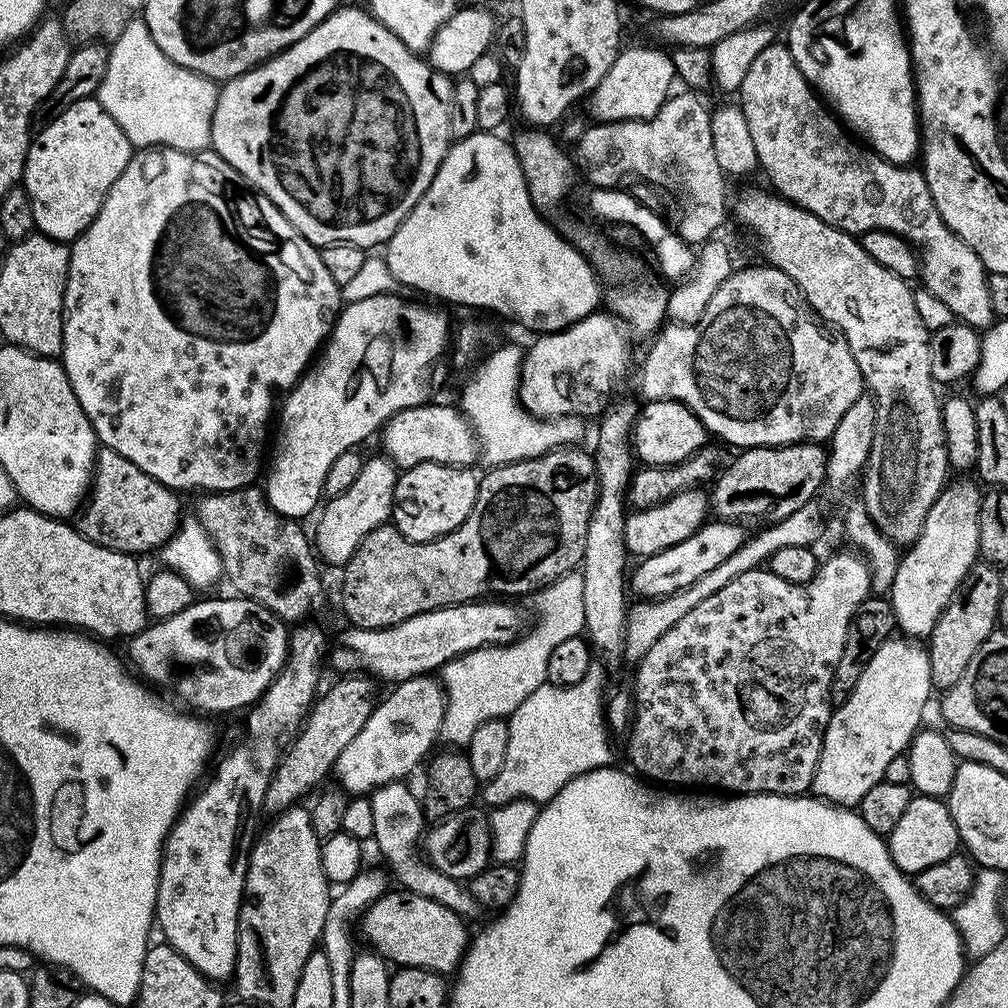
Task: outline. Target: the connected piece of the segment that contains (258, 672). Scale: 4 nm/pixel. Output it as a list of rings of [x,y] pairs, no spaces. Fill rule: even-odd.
[[[239,594],[231,595],[225,600],[193,599],[192,604],[182,610],[182,614],[149,623],[137,636],[131,637],[127,641],[126,660],[134,669],[135,675],[157,689],[169,688],[181,700],[179,703],[185,709],[196,714],[232,712],[235,708],[247,709],[255,705],[284,667],[288,659],[290,636],[282,621],[270,610],[266,610],[266,606],[245,600]]]

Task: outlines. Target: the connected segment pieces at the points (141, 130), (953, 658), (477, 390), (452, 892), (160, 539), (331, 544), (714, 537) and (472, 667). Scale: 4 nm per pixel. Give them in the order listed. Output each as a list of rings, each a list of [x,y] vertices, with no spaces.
[[[137,18],[118,34],[116,40],[111,41],[106,66],[106,78],[102,78],[98,99],[101,106],[122,126],[126,138],[133,146],[151,148],[163,146],[177,148],[183,152],[203,152],[212,142],[212,115],[216,109],[218,88],[213,81],[207,80],[197,72],[186,70],[178,66],[162,50],[158,50],[158,42],[150,38],[150,30],[143,18]]]
[[[983,562],[973,564],[966,578],[946,602],[946,610],[934,622],[934,630],[926,637],[926,647],[930,658],[930,674],[933,685],[937,689],[943,690],[954,686],[958,678],[966,671],[966,666],[970,666],[970,658],[978,654],[978,646],[988,640],[991,632],[997,631],[998,617],[1000,614],[1000,585],[999,567]]]
[[[504,344],[501,348],[496,348],[484,361],[479,361],[480,366],[472,376],[472,381],[464,388],[464,393],[460,396],[458,407],[468,420],[468,425],[472,428],[472,433],[476,436],[479,455],[485,460],[485,465],[495,466],[497,464],[511,464],[513,460],[529,460],[538,458],[546,454],[552,448],[562,448],[572,446],[577,443],[580,436],[579,416],[563,416],[557,420],[539,420],[537,416],[532,416],[520,405],[520,371],[524,365],[525,349],[519,348],[516,344]]]
[[[404,782],[384,784],[381,788],[375,788],[368,796],[370,811],[374,813],[372,835],[374,845],[376,844],[377,850],[384,855],[385,862],[392,867],[391,875],[396,875],[396,880],[400,883],[397,885],[401,889],[418,894],[422,898],[430,898],[438,902],[438,906],[446,906],[446,910],[454,910],[454,914],[458,914],[461,918],[469,918],[468,916],[478,912],[478,905],[475,898],[468,893],[467,887],[461,881],[433,868],[418,851],[418,841],[426,832],[424,808],[420,805],[420,796],[412,793],[406,785],[407,783]]]
[[[101,447],[96,453],[90,499],[79,509],[74,527],[90,542],[111,548],[113,552],[155,553],[164,547],[182,523],[179,498],[173,489],[138,470],[138,466],[122,458],[122,454]]]
[[[365,459],[362,474],[358,474],[354,486],[350,486],[350,490],[346,494],[328,500],[323,505],[324,513],[322,513],[322,508],[319,513],[320,521],[316,524],[316,536],[314,532],[314,548],[325,565],[327,565],[326,563],[337,564],[337,566],[347,564],[349,558],[354,554],[354,550],[358,550],[362,538],[366,538],[366,534],[370,534],[370,530],[389,523],[398,469],[391,460],[379,459]]]
[[[713,519],[705,522],[700,529],[690,538],[682,538],[678,546],[670,546],[653,556],[643,557],[636,569],[630,572],[630,592],[636,595],[641,601],[660,600],[664,596],[674,594],[690,582],[698,582],[702,574],[707,574],[714,570],[714,566],[719,566],[721,562],[726,562],[730,554],[734,554],[746,539],[746,528],[742,524],[732,524],[729,520]]]
[[[568,573],[554,583],[535,593],[536,610],[538,618],[536,624],[529,627],[527,634],[521,635],[509,644],[488,645],[478,650],[468,651],[464,655],[443,665],[438,678],[445,692],[445,710],[439,739],[448,743],[445,745],[454,748],[467,747],[470,738],[483,722],[507,719],[511,714],[534,692],[534,690],[547,683],[547,663],[556,646],[566,642],[568,638],[583,633],[585,622],[585,592],[584,580],[579,573]]]

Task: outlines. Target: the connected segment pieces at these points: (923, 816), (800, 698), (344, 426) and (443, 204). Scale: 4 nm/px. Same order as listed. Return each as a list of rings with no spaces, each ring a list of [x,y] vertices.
[[[913,795],[910,806],[906,806],[906,814],[898,821],[898,826],[886,837],[890,858],[906,874],[915,874],[926,870],[926,866],[934,866],[934,862],[942,862],[942,858],[957,855],[960,835],[954,826],[954,818],[950,814],[947,803],[935,796]]]
[[[849,551],[836,552],[825,564],[823,561],[817,567],[814,578],[810,578],[810,582],[805,584],[786,582],[786,578],[778,578],[778,574],[769,572],[764,566],[746,570],[746,574],[738,574],[738,578],[734,578],[734,582],[726,582],[726,586],[722,586],[718,594],[710,594],[710,598],[698,602],[694,610],[678,618],[678,622],[674,622],[674,626],[670,626],[670,630],[666,630],[666,634],[662,634],[662,638],[658,638],[658,642],[650,646],[650,650],[646,650],[644,657],[635,661],[636,677],[632,680],[633,693],[631,692],[634,697],[634,715],[626,737],[628,736],[628,760],[633,764],[631,767],[645,781],[655,782],[660,786],[691,786],[696,790],[721,788],[724,791],[721,793],[724,794],[765,796],[798,796],[811,789],[814,770],[822,754],[824,731],[834,711],[832,670],[838,666],[838,658],[842,658],[842,646],[846,646],[846,630],[850,630],[856,608],[863,600],[869,599],[873,591],[868,561],[859,551]]]
[[[378,294],[374,298],[362,298],[362,302],[345,303],[332,326],[332,333],[322,345],[322,351],[283,397],[278,408],[280,445],[276,448],[276,461],[268,472],[266,487],[268,505],[278,515],[301,518],[312,511],[315,513],[324,496],[326,470],[330,470],[338,454],[351,452],[367,436],[375,432],[377,435],[397,412],[429,403],[436,363],[450,348],[448,320],[438,309],[402,297],[400,294]]]
[[[477,131],[466,138],[455,141],[449,147],[448,153],[442,158],[438,166],[438,174],[430,182],[426,194],[410,210],[408,217],[401,222],[398,230],[386,241],[386,259],[394,278],[399,280],[405,289],[417,288],[420,292],[425,292],[428,296],[437,296],[440,300],[449,300],[452,304],[465,304],[468,308],[485,308],[488,312],[497,312],[500,316],[509,316],[512,320],[517,320],[524,328],[533,328],[533,333],[543,334],[546,332],[561,332],[563,328],[568,328],[574,322],[586,318],[592,312],[597,311],[602,304],[601,281],[591,264],[578,249],[576,245],[569,242],[563,235],[560,236],[548,224],[541,213],[537,212],[532,204],[532,199],[526,186],[526,178],[522,174],[522,166],[516,157],[515,147],[508,144],[496,132]]]

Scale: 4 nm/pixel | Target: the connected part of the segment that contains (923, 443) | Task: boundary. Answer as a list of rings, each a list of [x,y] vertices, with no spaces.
[[[744,192],[737,200],[735,197],[734,220],[736,216],[742,227],[749,228],[760,239],[760,248],[768,259],[765,261],[785,272],[789,281],[795,287],[796,284],[800,287],[809,306],[817,312],[815,315],[825,325],[833,324],[837,328],[833,329],[848,343],[850,354],[854,354],[854,362],[858,362],[867,395],[871,396],[876,407],[874,442],[862,471],[862,507],[876,524],[876,531],[885,539],[896,546],[911,546],[920,537],[926,514],[930,514],[930,506],[934,506],[938,494],[946,487],[950,473],[940,413],[942,400],[936,397],[938,385],[930,374],[930,328],[924,325],[920,317],[920,308],[908,289],[911,288],[909,281],[898,278],[898,274],[890,274],[886,266],[878,266],[878,262],[874,262],[874,258],[862,250],[859,239],[853,233],[843,232],[813,212],[807,212],[797,204],[768,192]]]

